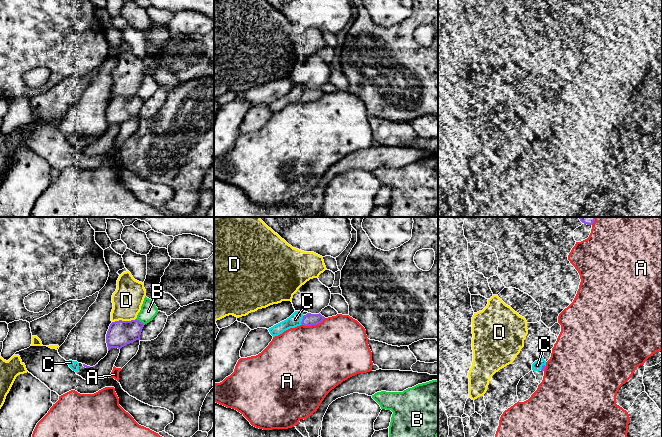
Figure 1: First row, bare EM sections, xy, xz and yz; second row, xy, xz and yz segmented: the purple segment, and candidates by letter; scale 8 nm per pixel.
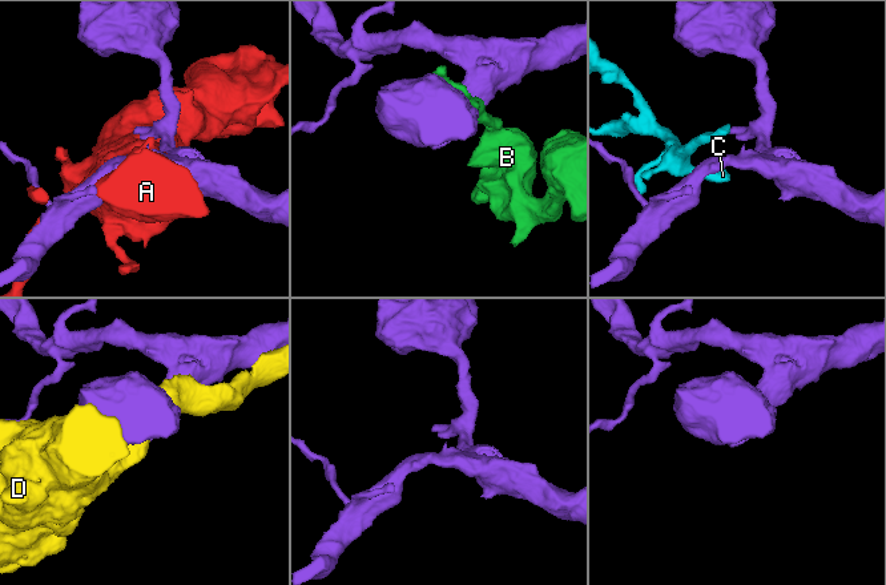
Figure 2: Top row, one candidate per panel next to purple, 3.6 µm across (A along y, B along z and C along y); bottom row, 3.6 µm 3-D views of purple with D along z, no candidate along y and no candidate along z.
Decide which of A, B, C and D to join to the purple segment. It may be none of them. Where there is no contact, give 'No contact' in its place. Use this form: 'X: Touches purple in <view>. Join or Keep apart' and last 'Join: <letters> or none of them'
A: Touches purple in xz. Keep apart
B: Touches purple in xy. Keep apart
C: Touches purple in xz. Join
D: Touches purple in xy. Keep apart
Join: C

